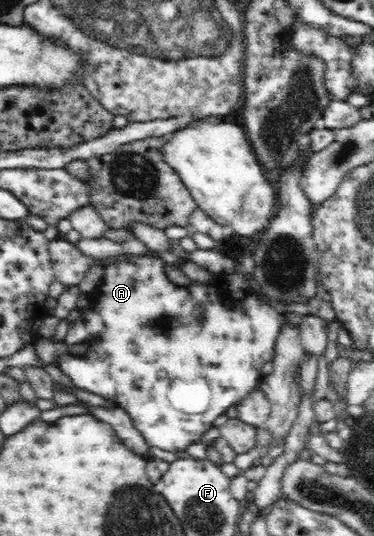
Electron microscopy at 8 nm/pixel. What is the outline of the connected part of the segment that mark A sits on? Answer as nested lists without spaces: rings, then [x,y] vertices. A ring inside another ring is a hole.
[[[153,252],[144,255],[123,255],[115,262],[107,263],[104,266],[105,274],[103,274],[102,282],[97,286],[98,289],[95,292],[96,301],[86,311],[81,311],[82,315],[76,321],[70,323],[64,339],[67,346],[85,344],[87,340],[89,346],[87,346],[85,354],[63,353],[58,358],[56,365],[71,378],[72,383],[77,388],[83,388],[83,390],[102,396],[108,401],[117,402],[117,406],[121,406],[133,418],[135,428],[139,428],[139,432],[143,434],[143,438],[147,440],[149,446],[157,446],[161,450],[169,450],[175,453],[184,451],[189,444],[202,442],[203,434],[214,427],[213,422],[217,416],[221,416],[227,412],[227,409],[236,406],[246,394],[253,392],[261,384],[261,380],[264,378],[261,367],[266,362],[273,360],[275,342],[279,332],[281,332],[284,315],[277,313],[269,304],[261,302],[257,296],[245,298],[243,302],[237,304],[237,308],[225,308],[225,304],[221,302],[221,290],[217,286],[203,286],[203,284],[175,286],[171,280],[167,280],[165,264],[165,257]]]

